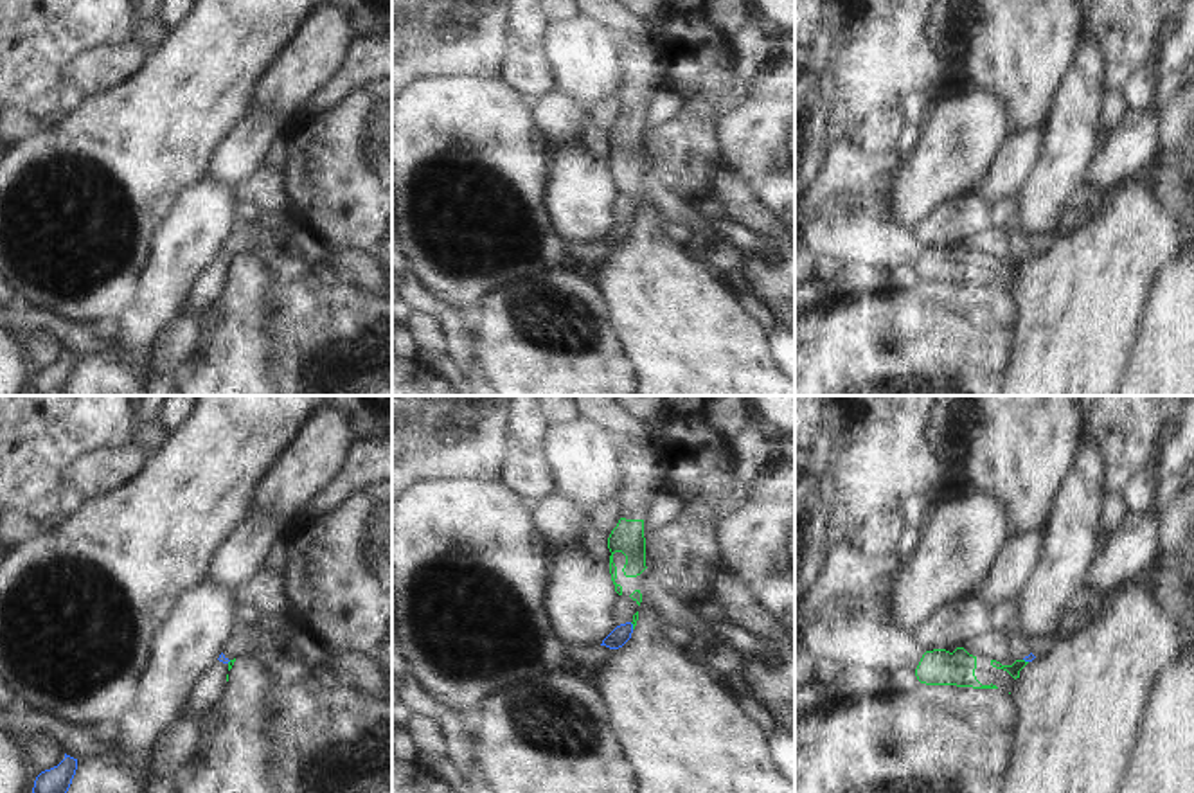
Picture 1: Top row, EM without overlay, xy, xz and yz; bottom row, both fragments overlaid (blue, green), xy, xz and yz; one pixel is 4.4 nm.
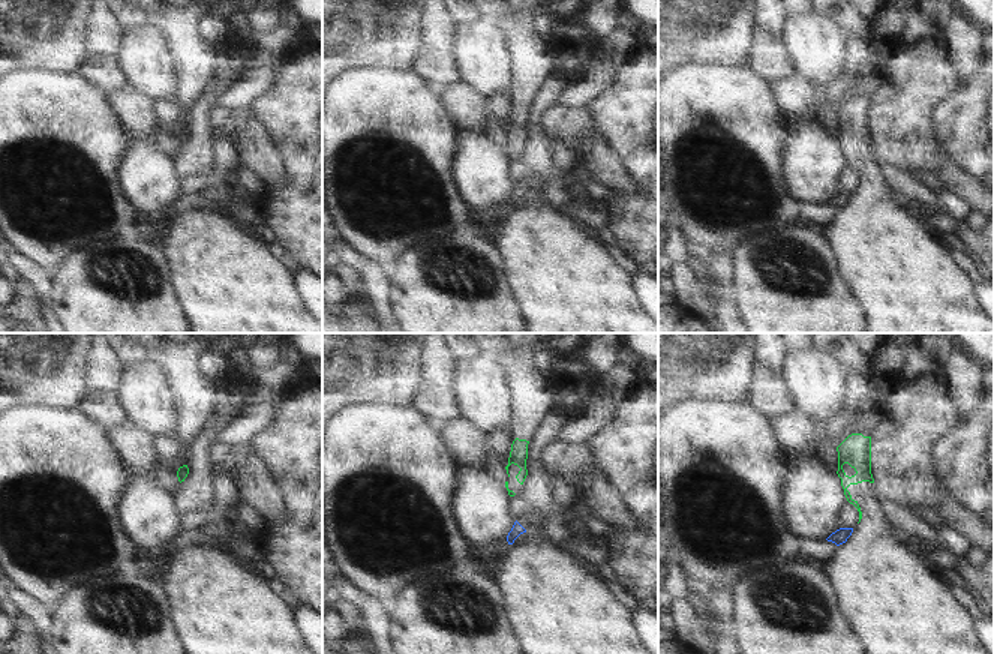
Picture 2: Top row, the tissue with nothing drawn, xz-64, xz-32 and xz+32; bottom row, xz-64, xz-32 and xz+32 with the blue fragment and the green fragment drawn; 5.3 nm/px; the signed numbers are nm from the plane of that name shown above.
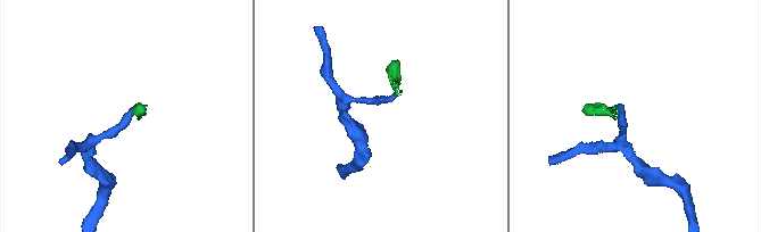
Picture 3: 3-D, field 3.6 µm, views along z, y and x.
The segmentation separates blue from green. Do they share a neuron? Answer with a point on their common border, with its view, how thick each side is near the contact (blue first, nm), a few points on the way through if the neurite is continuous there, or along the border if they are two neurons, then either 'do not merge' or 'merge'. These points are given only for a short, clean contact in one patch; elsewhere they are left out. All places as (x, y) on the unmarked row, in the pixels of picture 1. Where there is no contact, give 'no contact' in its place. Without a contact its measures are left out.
meets blue in xz at (632, 223); 80 nm thick on the blue side, 30 nm on the other; border along xz (630, 220), (633, 225); do not merge

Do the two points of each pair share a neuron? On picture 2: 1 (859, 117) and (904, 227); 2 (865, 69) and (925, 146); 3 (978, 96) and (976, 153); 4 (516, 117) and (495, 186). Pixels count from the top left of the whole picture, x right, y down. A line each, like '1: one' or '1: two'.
1: one
2: two
3: one
4: two

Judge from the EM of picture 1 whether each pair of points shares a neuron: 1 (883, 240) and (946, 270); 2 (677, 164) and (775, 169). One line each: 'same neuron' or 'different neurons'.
1: same neuron
2: different neurons

